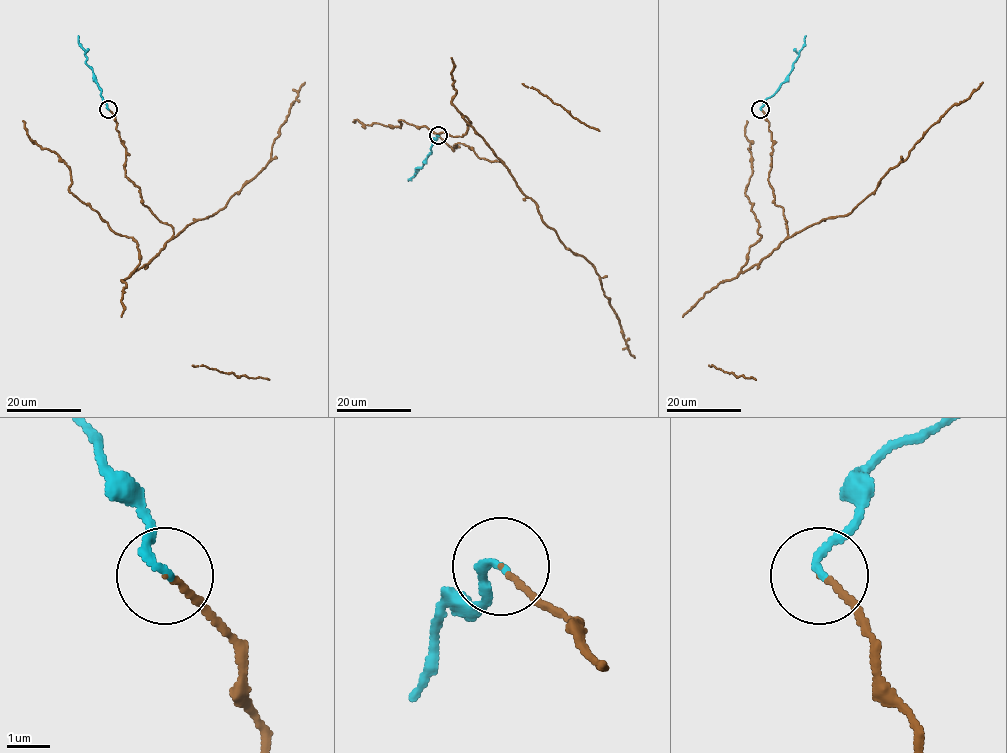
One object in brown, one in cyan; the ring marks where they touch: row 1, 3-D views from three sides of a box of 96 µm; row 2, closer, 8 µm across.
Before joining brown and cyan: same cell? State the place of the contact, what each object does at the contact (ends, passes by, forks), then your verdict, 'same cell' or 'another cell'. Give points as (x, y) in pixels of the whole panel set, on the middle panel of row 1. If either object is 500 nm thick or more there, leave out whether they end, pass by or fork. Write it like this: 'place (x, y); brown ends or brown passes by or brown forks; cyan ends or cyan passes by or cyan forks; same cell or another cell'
place (438, 135); brown ends; cyan ends; same cell

